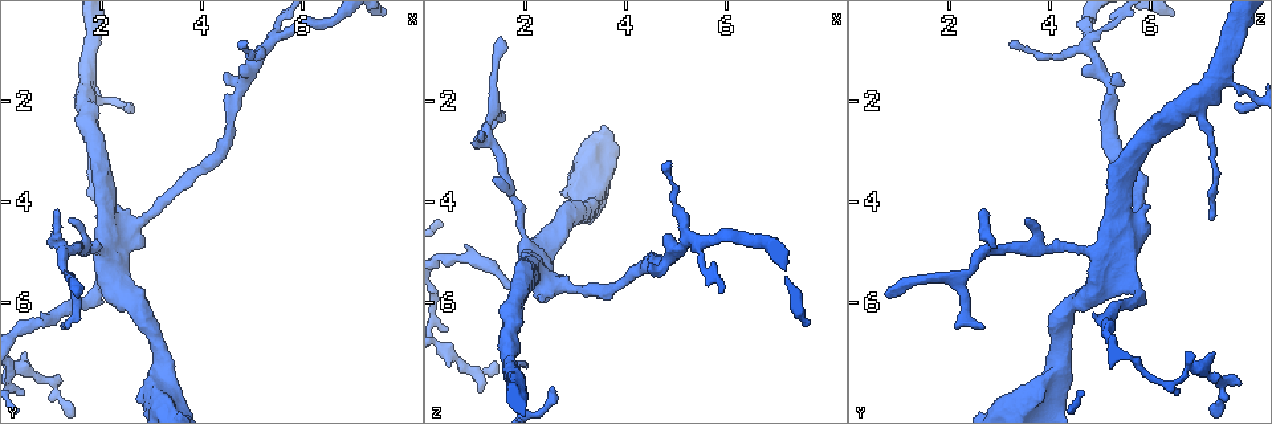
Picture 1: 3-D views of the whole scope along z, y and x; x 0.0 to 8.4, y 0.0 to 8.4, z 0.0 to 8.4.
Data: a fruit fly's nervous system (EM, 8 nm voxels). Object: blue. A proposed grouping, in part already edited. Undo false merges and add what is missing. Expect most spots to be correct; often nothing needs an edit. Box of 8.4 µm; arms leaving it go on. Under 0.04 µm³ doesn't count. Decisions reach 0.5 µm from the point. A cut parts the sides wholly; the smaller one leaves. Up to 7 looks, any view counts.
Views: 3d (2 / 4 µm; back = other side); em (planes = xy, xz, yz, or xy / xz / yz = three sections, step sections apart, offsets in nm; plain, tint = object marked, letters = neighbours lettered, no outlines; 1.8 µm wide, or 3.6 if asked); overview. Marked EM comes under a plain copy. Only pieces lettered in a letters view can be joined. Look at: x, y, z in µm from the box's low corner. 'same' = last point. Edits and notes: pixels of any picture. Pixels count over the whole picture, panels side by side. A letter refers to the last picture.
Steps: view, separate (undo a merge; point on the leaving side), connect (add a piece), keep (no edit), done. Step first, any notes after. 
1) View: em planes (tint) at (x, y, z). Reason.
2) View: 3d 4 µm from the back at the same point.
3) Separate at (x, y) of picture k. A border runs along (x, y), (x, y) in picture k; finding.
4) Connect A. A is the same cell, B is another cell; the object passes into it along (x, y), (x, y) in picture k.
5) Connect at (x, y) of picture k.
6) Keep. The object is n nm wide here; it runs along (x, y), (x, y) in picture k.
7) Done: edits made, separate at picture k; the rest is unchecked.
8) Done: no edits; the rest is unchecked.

View: em xy step 16 (tint) at (1.35, 4.35, 3.55).

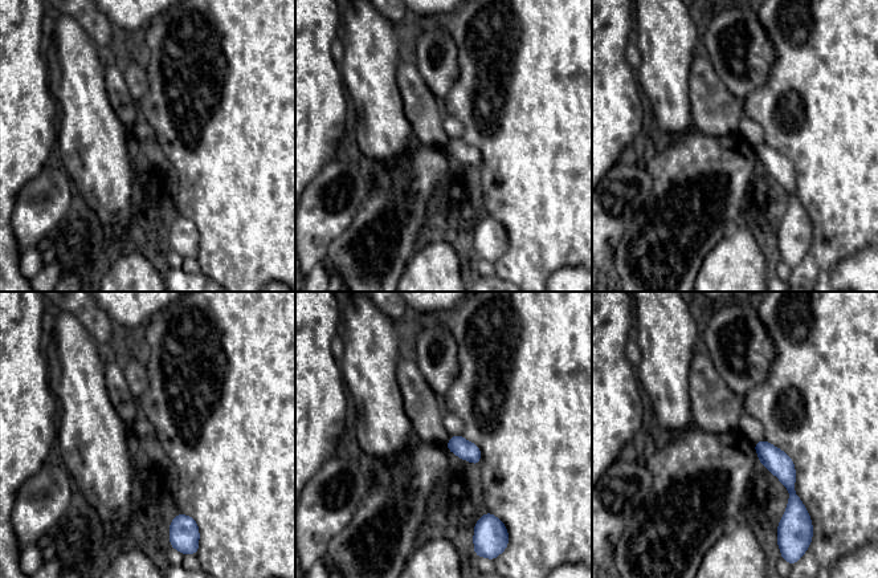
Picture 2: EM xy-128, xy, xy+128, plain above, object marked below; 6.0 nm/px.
View: em planes (tint) at the same point. Another direction.

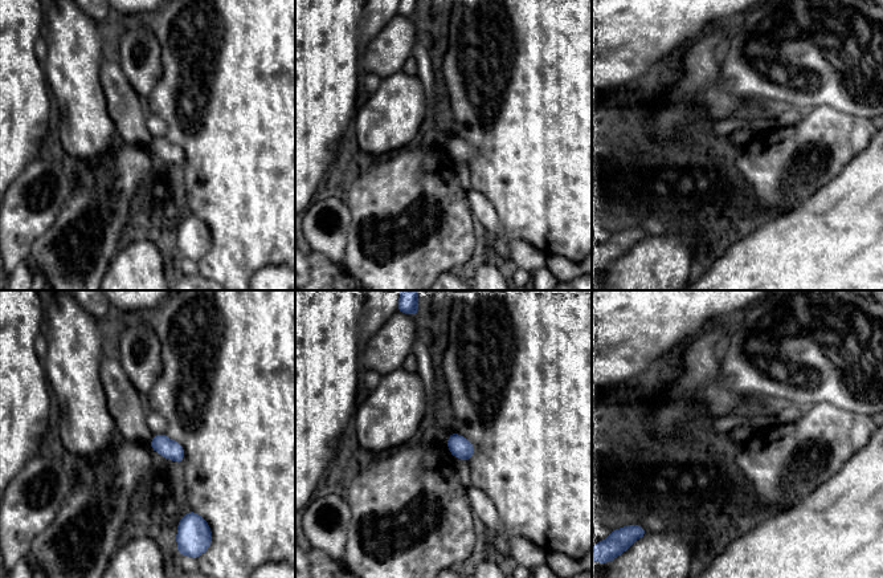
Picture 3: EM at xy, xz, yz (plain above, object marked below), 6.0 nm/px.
View: em planes (letters) at the same point. See the neighbours.

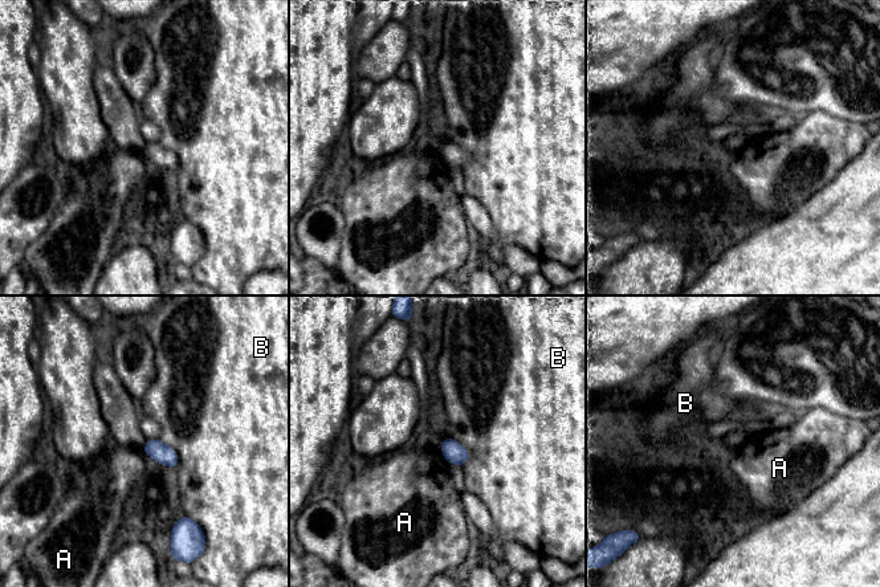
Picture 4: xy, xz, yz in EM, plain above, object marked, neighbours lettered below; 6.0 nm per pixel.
Keep. A and B are other cells; a border runs along (440, 451), (448, 461) in picture 4; no lettered piece goes on from it.

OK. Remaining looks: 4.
View: 3d 2 µm at (1.25, 6.55, 2.65). An open end.

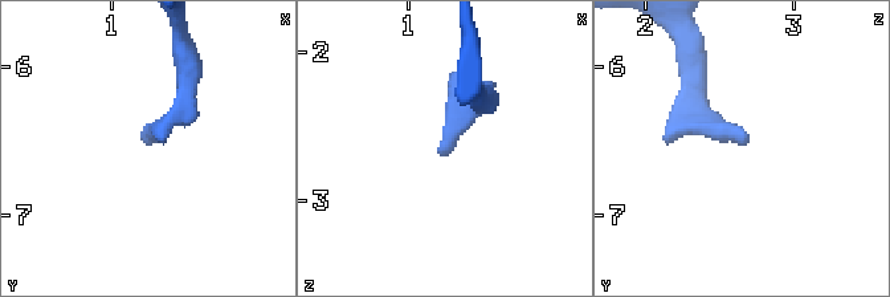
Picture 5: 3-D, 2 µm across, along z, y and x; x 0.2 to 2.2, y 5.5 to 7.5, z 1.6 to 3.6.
View: em planes (letters) at (1.22, 6.50, 2.66). Now the EM.

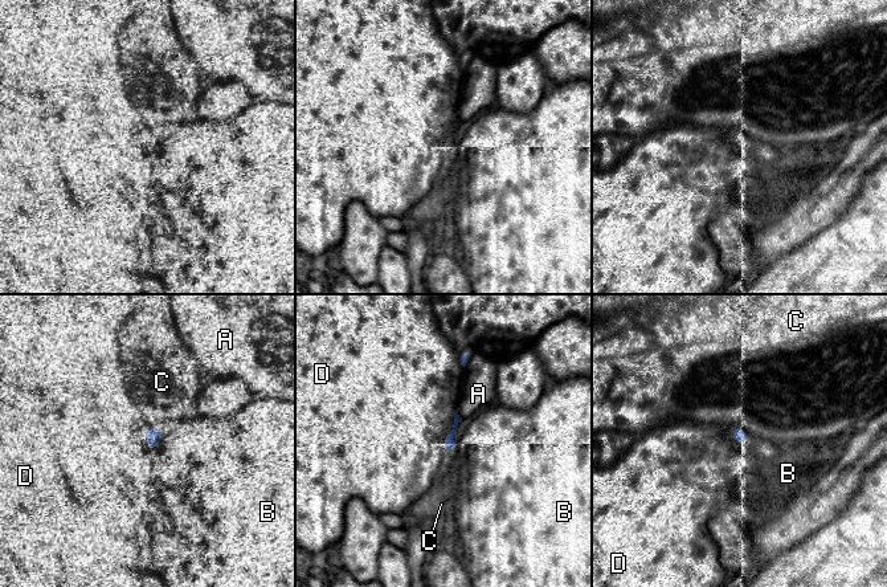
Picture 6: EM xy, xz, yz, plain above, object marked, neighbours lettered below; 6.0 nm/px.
Keep. A, B, C and D are other cells; a border runs along (457, 410), (444, 441), (448, 452) in picture 6; none of them fits.

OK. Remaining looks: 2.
View: em yz step 16 (letters) at (2.55, 2.05, 7.70). An open end.

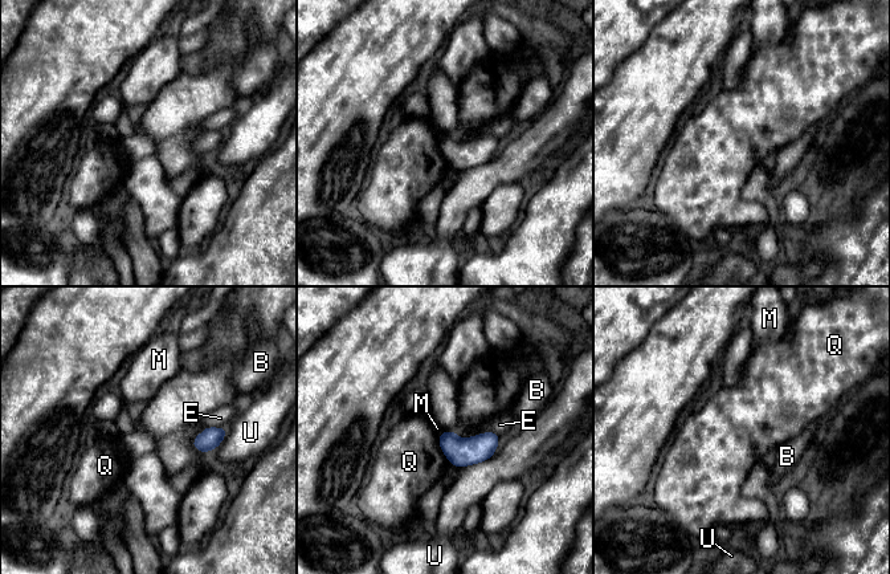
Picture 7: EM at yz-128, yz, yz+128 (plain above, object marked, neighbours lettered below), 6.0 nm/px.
View: em planes (letters) at the same point.

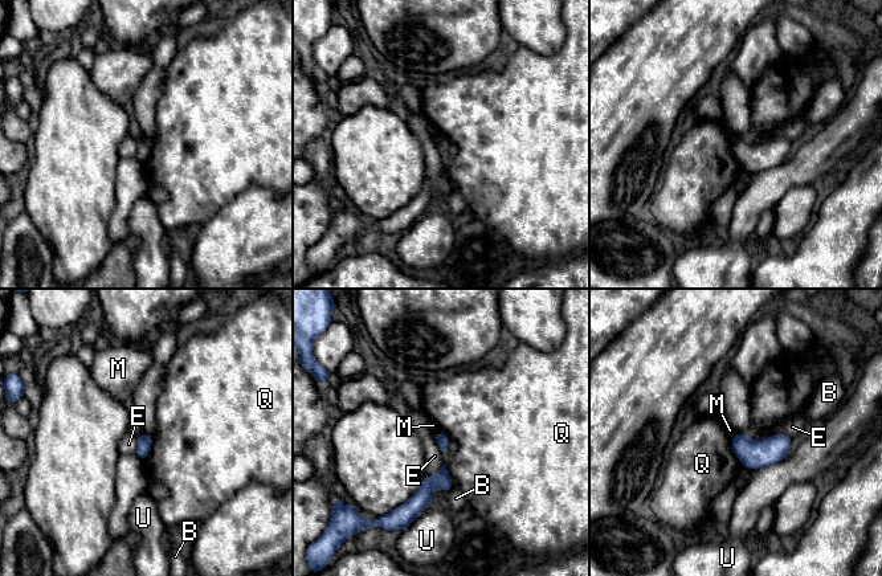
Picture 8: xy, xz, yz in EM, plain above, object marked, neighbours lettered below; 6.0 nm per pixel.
Keep. B, E, M, Q and U are other cells; a border runs along (441, 431), (435, 434) in picture 8; no lettered piece goes on from it.

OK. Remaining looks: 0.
Done: no edits; the rest is unchecked.

